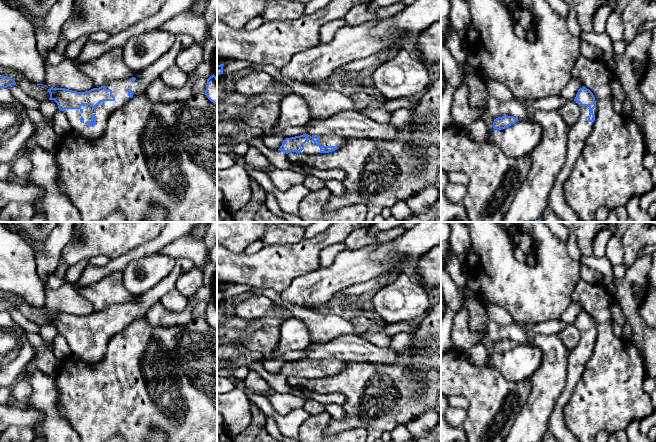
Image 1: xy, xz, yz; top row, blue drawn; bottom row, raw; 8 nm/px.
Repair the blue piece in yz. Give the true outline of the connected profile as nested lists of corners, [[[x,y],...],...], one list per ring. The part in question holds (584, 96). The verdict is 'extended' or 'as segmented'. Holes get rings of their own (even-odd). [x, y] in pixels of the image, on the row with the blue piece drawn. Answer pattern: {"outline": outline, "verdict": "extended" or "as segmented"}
{"outline": [[[585,86],[578,90],[574,101],[580,109],[579,118],[577,123],[569,129],[566,160],[555,178],[548,198],[548,208],[564,222],[581,222],[567,205],[563,189],[575,162],[581,155],[586,138],[592,130],[597,115],[595,97]]], "verdict": "extended"}

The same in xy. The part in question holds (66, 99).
{"outline": [[[177,34],[171,49],[140,71],[137,78],[109,81],[105,86],[85,92],[51,87],[49,100],[54,100],[66,114],[72,130],[93,141],[104,132],[113,111],[146,91],[165,70],[175,65],[179,53],[194,43],[191,35]]], "verdict": "extended"}

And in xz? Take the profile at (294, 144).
{"outline": [[[305,133],[300,136],[286,138],[278,150],[286,154],[290,152],[310,155],[329,153],[343,146],[345,138],[342,135],[334,133],[321,136],[311,136]]], "verdict": "extended"}

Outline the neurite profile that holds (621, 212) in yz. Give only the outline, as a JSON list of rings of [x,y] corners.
[[[619,206],[614,209],[616,211],[616,215],[619,222],[625,222],[629,218],[629,215],[626,210],[626,206]]]

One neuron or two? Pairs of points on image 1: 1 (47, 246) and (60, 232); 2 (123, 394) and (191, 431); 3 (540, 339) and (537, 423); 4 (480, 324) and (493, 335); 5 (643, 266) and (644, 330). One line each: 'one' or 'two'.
1: one
2: one
3: one
4: two
5: one

